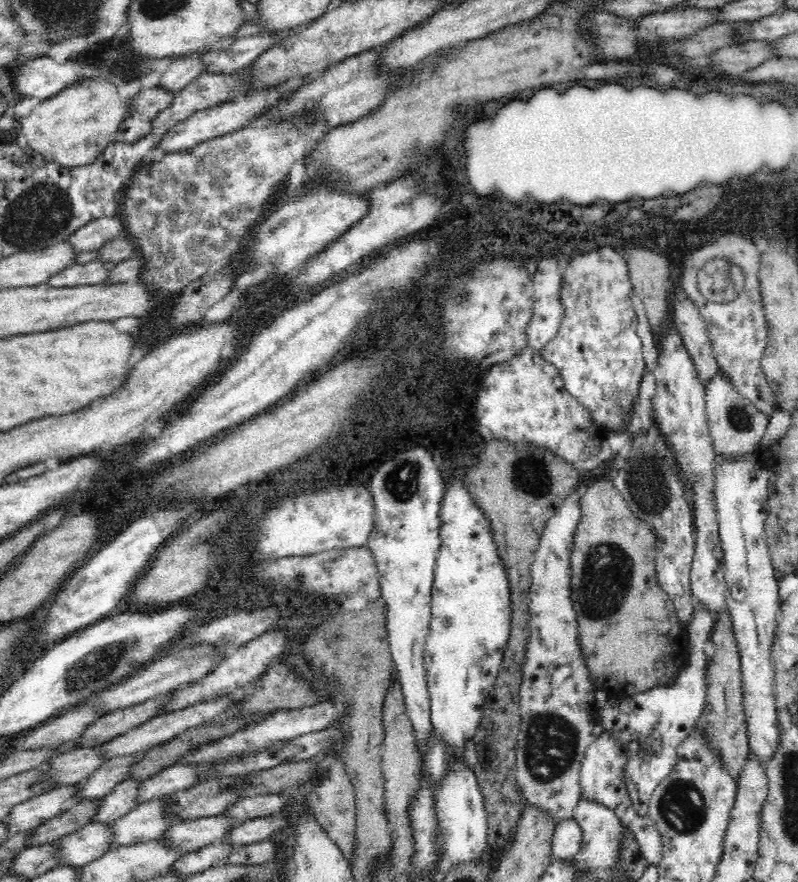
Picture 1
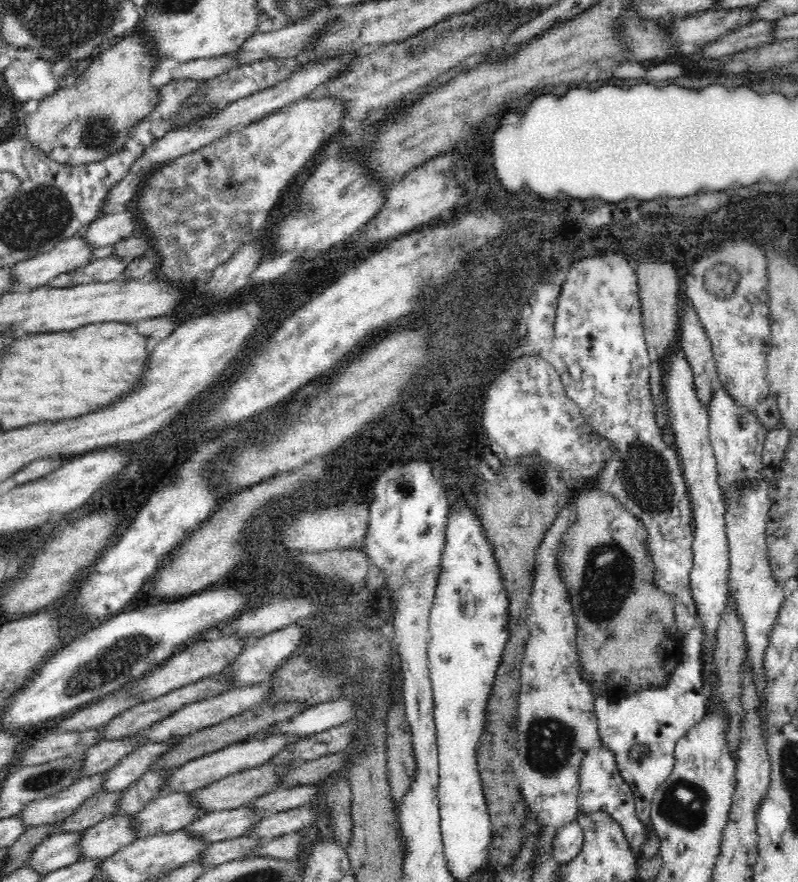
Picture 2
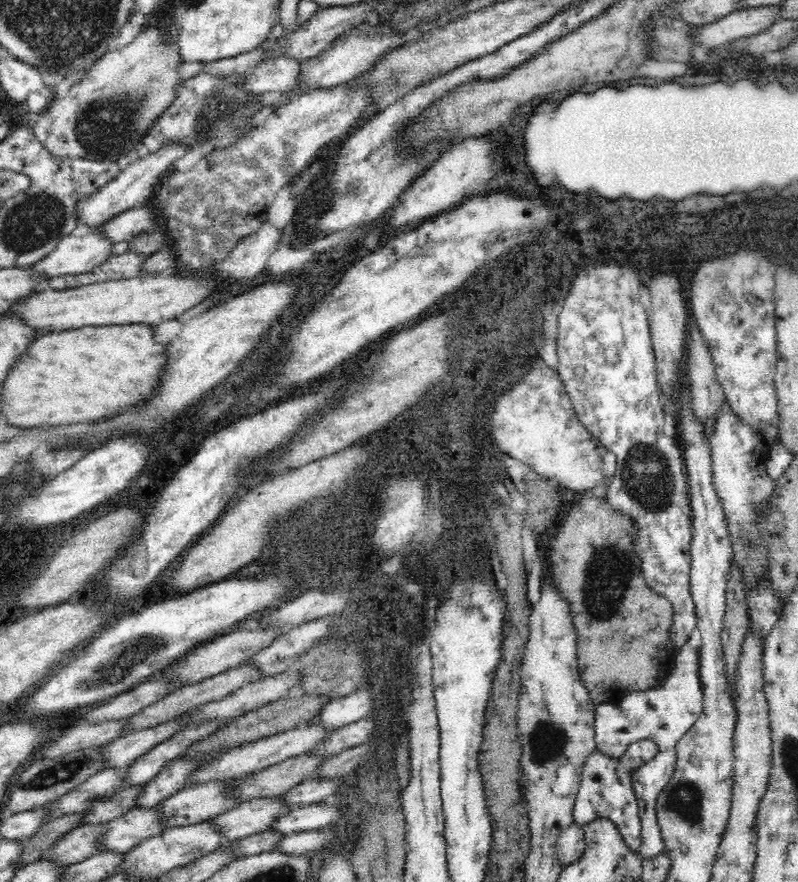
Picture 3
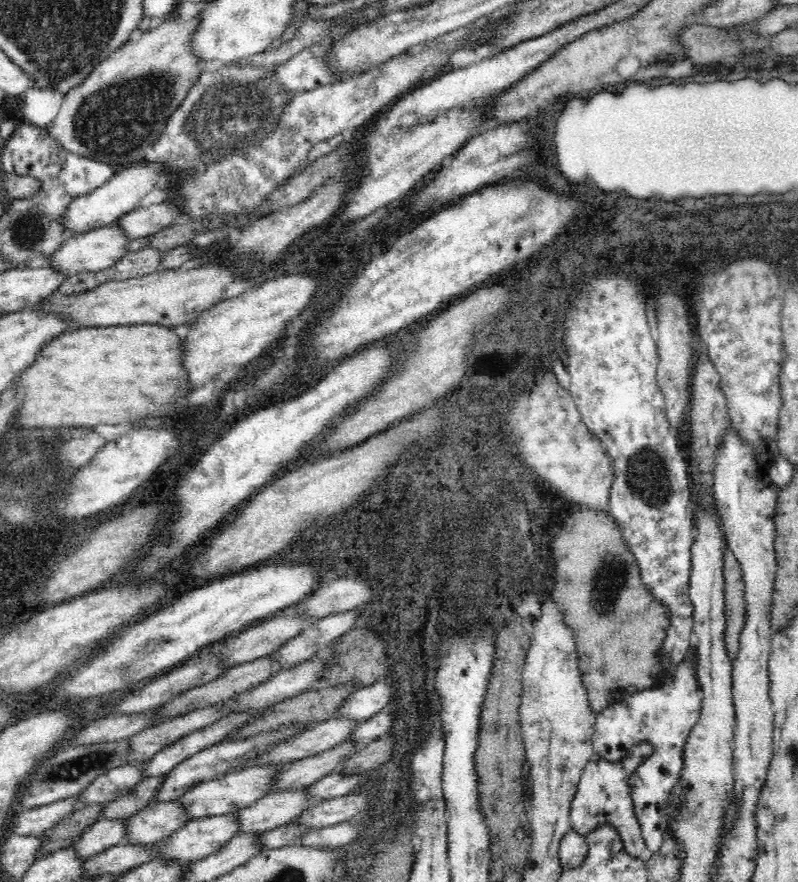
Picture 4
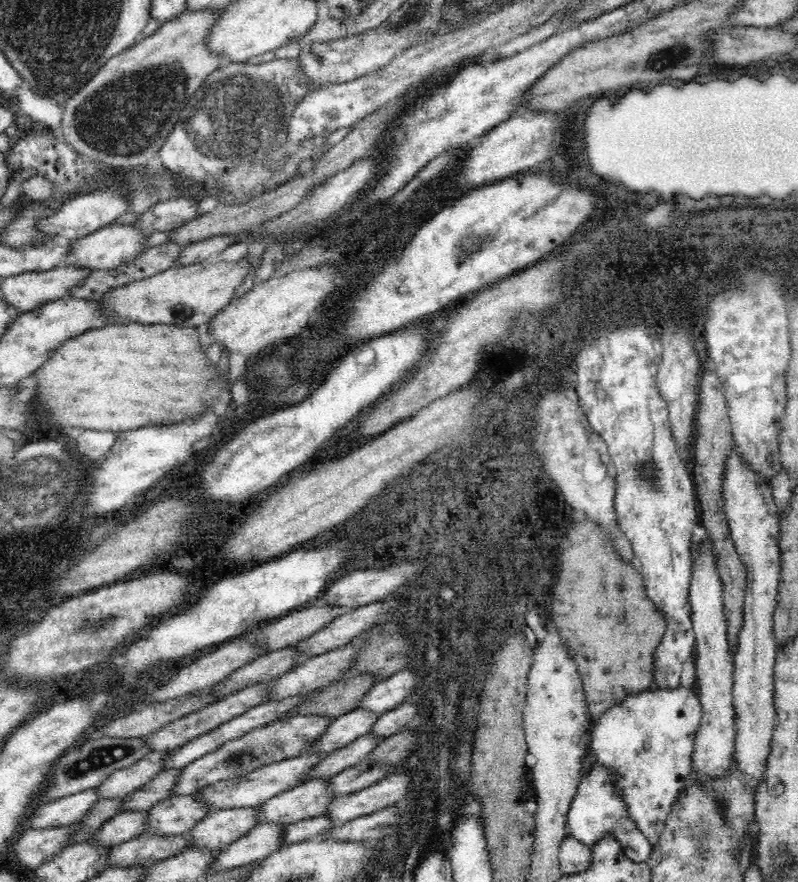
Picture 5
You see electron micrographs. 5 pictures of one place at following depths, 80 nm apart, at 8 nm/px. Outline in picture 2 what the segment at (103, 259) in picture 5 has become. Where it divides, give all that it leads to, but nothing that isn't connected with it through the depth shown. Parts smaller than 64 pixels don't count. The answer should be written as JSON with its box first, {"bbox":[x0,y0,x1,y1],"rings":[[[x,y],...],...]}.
{"bbox":[8,234,96,289],"rings":[[[77,234],[59,242],[50,252],[15,262],[8,269],[16,287],[35,289],[47,285],[63,272],[70,272],[88,264],[95,248],[96,246],[89,246]]]}

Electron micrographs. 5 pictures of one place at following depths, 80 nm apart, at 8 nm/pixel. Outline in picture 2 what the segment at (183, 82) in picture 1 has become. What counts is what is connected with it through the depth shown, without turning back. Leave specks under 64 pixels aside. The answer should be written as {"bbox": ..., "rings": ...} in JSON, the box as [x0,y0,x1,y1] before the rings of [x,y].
{"bbox":[172,56,244,81],"rings":[[[226,56],[196,58],[196,60],[180,63],[179,66],[172,68],[172,81],[211,79],[239,66],[244,65],[240,65],[236,59],[228,59]]]}

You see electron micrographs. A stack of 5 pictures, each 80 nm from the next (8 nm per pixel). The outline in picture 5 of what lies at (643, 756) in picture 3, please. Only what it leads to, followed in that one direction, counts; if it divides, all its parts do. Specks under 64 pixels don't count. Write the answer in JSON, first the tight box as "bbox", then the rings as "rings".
{"bbox":[567,761,653,862],"rings":[[[598,761],[590,767],[585,777],[581,777],[577,793],[567,812],[567,830],[582,843],[590,845],[590,848],[608,836],[614,837],[626,856],[634,862],[647,862],[653,851],[651,842],[630,819],[626,801],[616,787],[612,771]]]}

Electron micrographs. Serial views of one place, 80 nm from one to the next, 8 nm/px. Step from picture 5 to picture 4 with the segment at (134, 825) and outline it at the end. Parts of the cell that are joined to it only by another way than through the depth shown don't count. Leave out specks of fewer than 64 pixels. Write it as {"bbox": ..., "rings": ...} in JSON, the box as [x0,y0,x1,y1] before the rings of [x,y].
{"bbox":[70,818,126,859],"rings":[[[99,818],[92,826],[85,829],[70,847],[75,850],[78,858],[87,859],[89,856],[104,852],[111,846],[121,844],[125,837],[126,819]]]}

